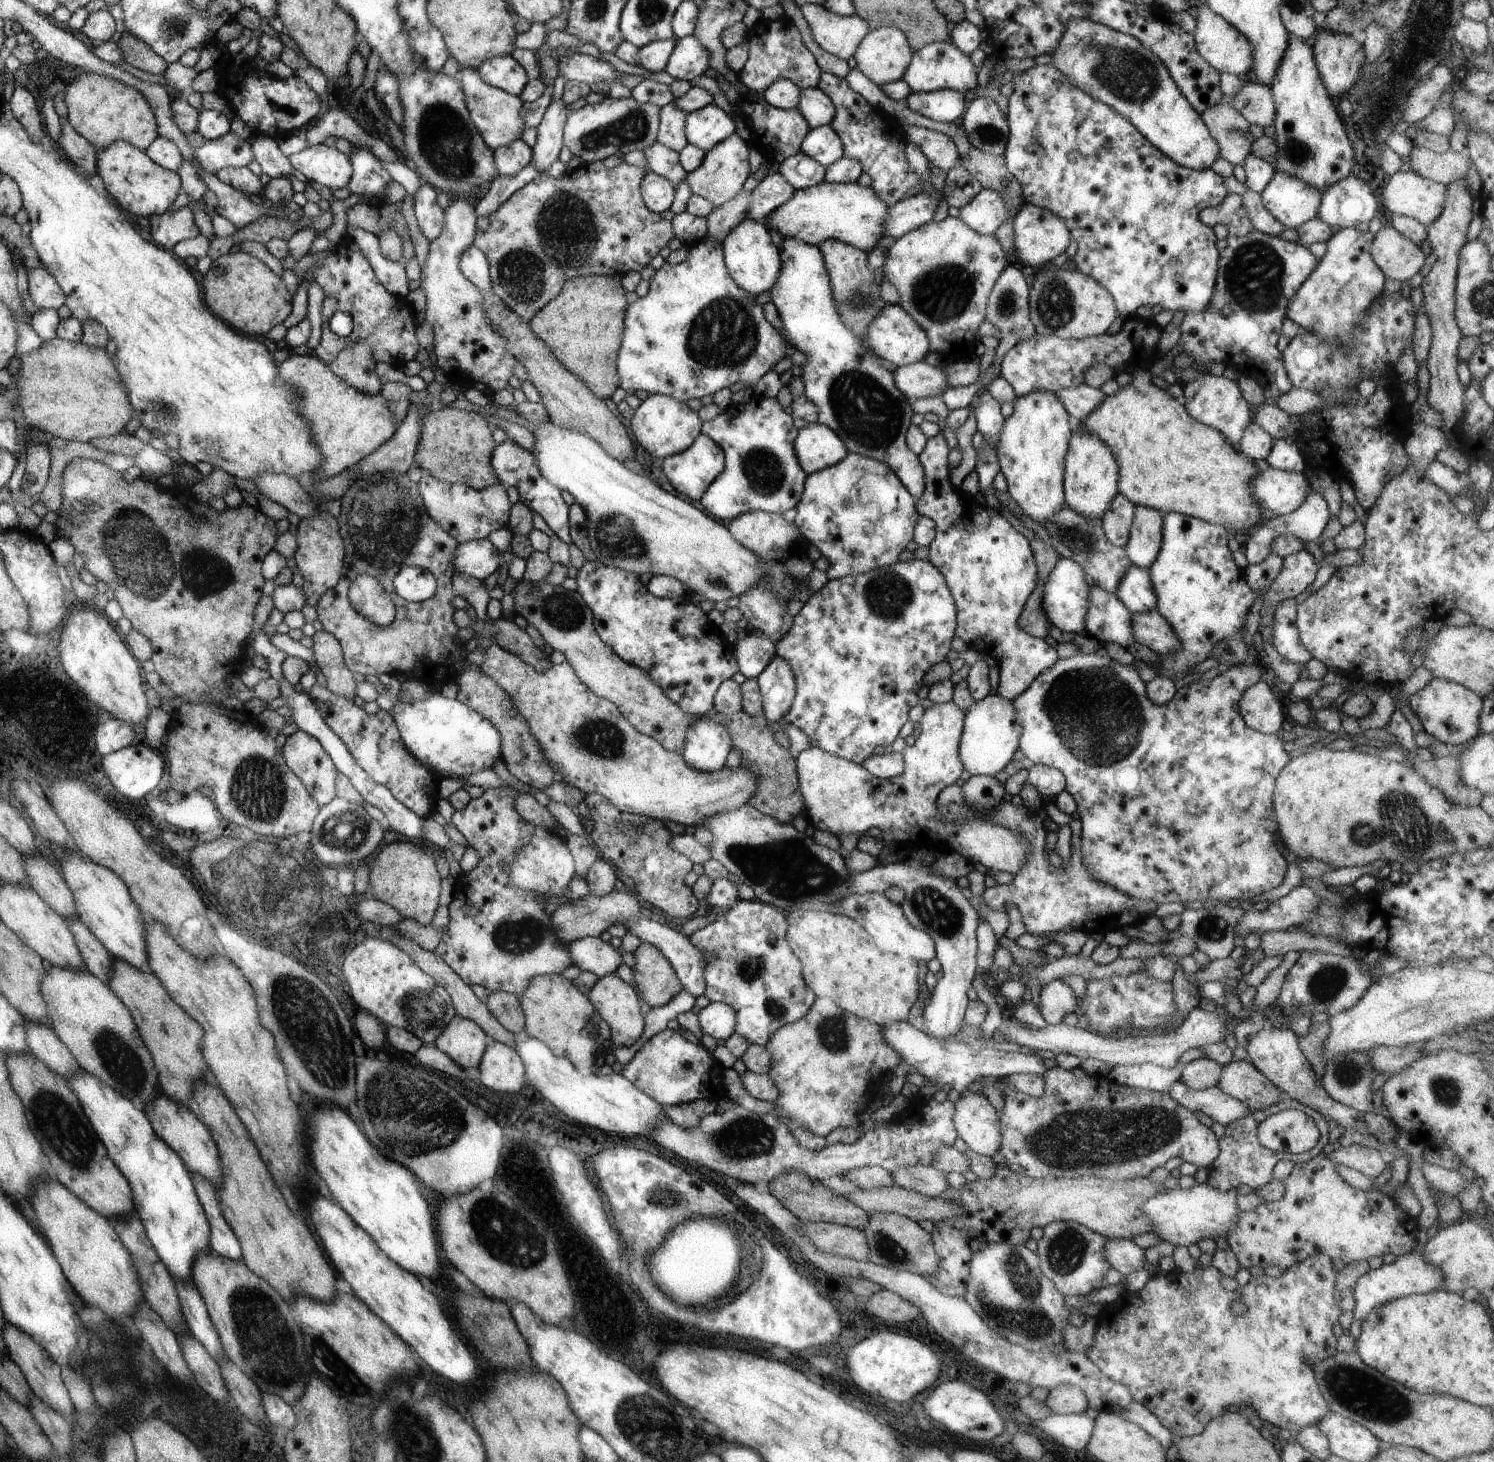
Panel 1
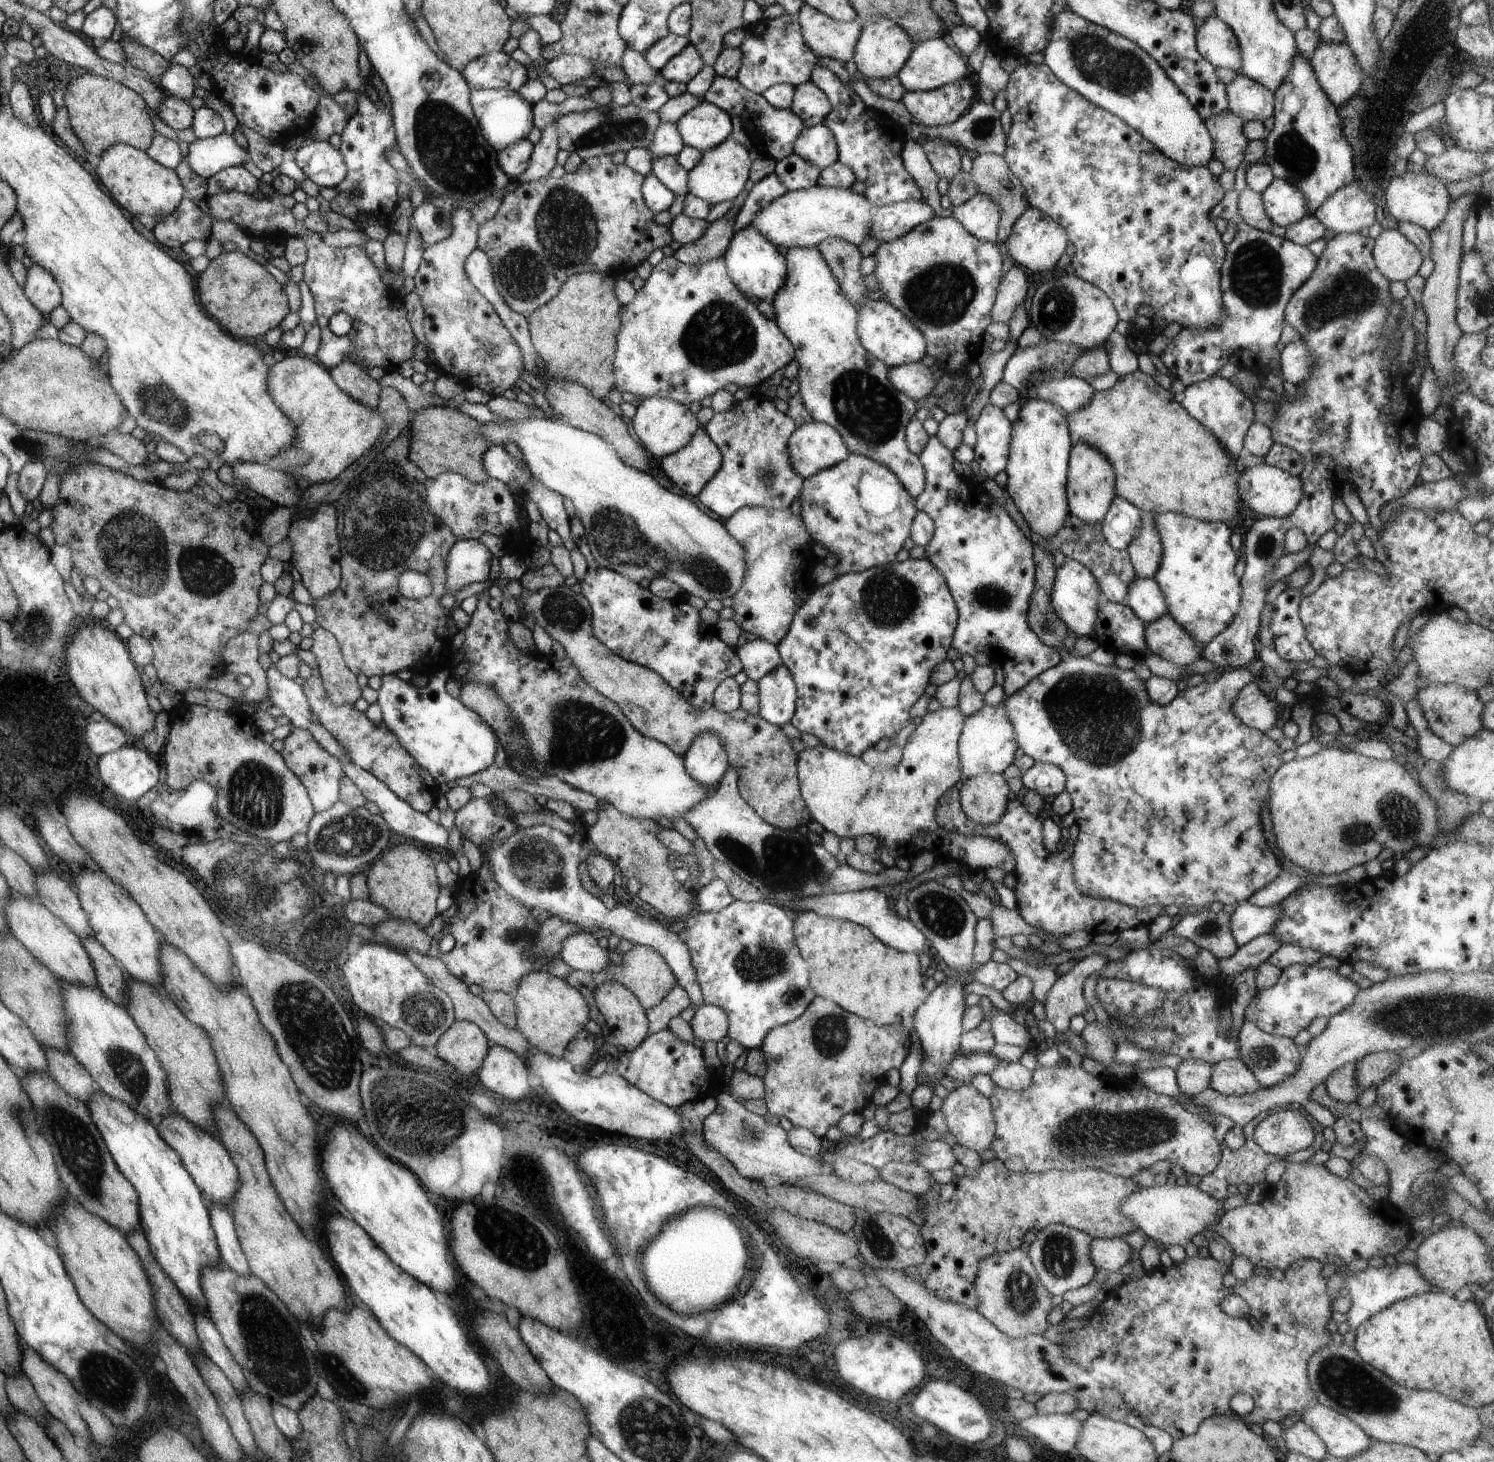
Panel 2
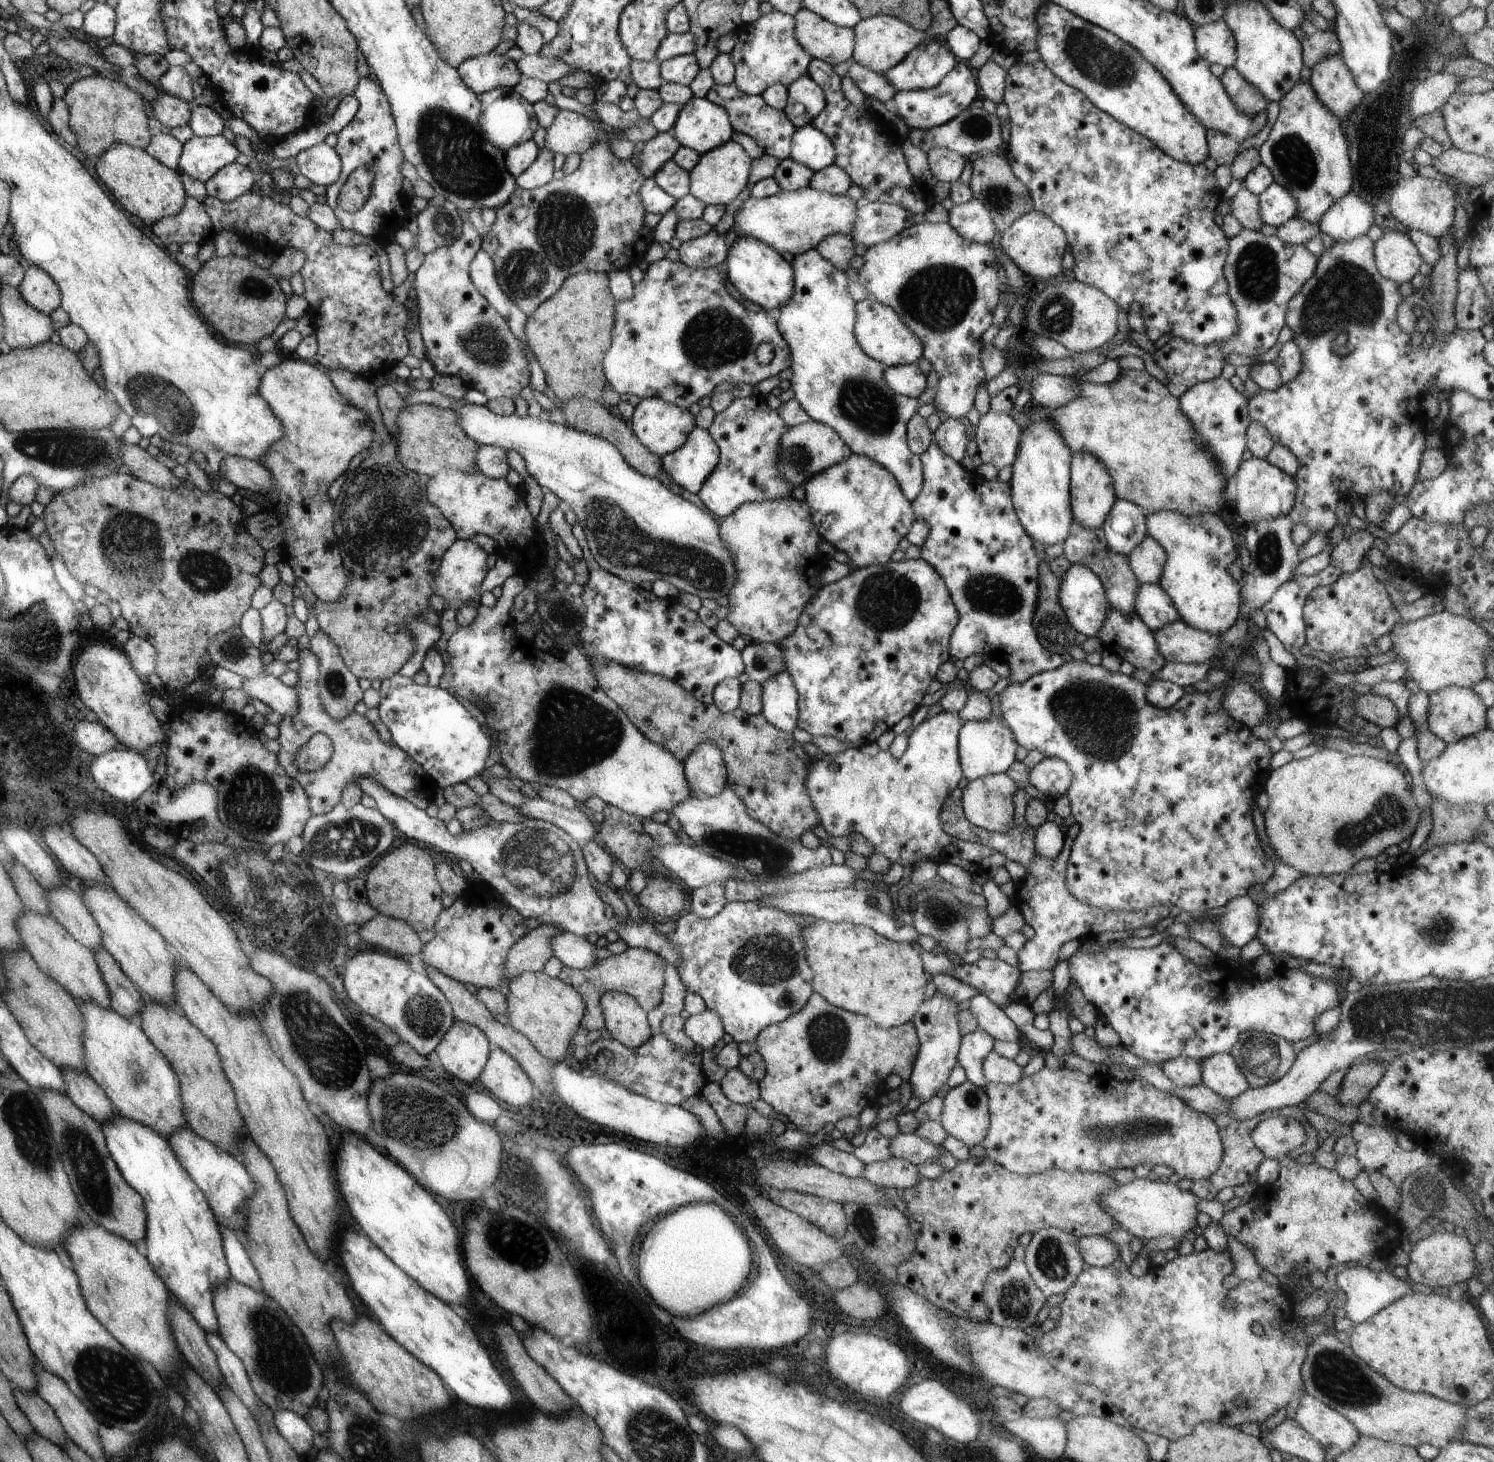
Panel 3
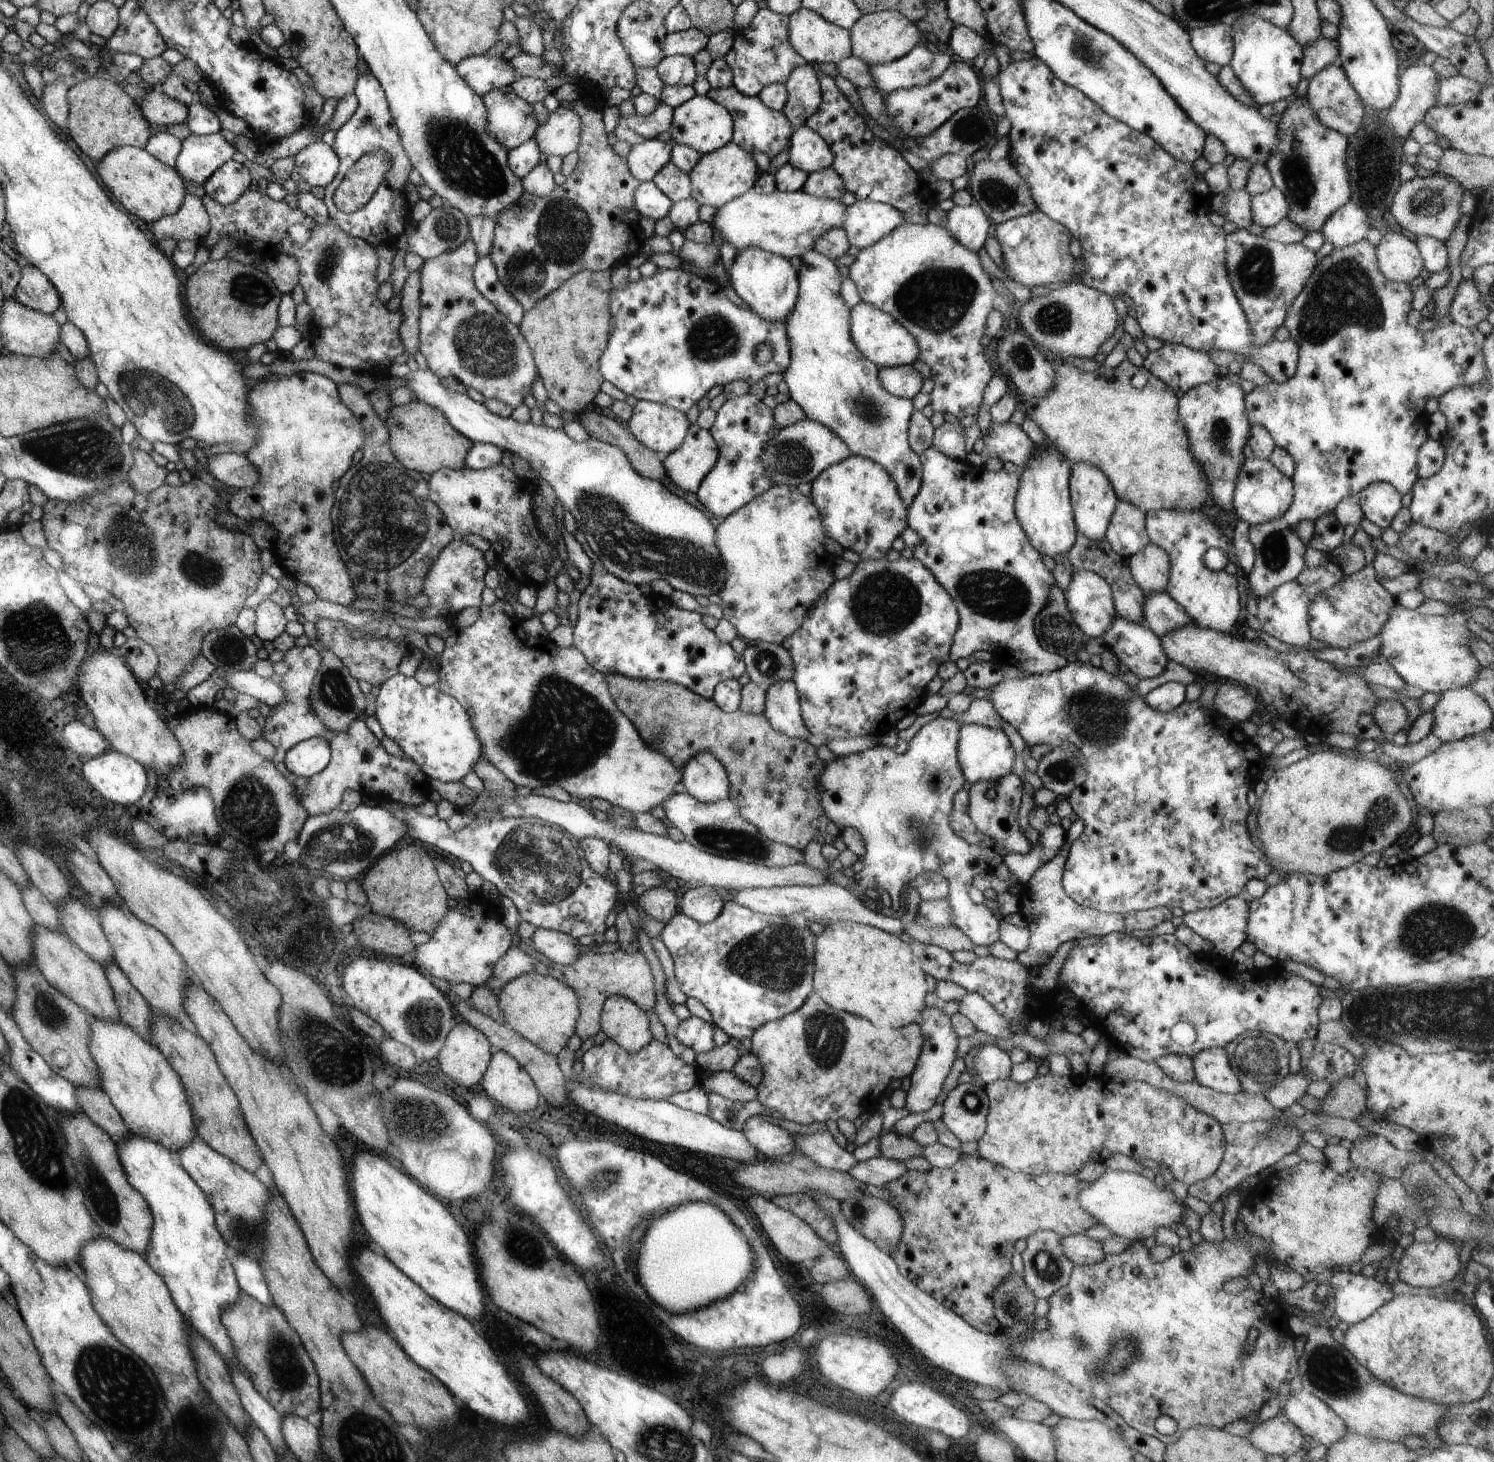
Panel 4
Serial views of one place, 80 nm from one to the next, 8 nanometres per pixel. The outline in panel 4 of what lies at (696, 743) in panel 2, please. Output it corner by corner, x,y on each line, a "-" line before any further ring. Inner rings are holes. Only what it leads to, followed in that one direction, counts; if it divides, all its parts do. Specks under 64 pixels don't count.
704,751
696,754
682,768
681,789
699,801
713,803
730,796
730,779
727,769
714,753

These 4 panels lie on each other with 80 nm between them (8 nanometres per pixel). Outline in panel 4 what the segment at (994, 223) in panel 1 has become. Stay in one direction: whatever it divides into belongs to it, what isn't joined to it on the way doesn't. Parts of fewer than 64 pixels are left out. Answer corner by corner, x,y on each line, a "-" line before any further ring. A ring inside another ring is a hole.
976,201
965,207
954,205
947,215
946,228
950,234
961,245
977,253
986,244
988,237
994,234
994,224

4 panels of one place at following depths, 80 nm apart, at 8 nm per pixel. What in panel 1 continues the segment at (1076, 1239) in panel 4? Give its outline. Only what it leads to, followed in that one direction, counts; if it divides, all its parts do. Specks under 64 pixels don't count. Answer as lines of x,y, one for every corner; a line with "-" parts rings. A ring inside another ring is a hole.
1108,1239
1104,1249
1106,1260
1124,1277
1144,1269
1145,1249
1136,1245
1132,1239

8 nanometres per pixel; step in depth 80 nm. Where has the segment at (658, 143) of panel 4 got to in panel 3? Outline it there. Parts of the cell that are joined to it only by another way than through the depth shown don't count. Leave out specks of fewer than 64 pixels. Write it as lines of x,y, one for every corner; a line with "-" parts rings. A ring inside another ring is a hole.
672,129
659,132
654,138
647,140
636,164
641,176
652,177
675,156
680,147
679,139

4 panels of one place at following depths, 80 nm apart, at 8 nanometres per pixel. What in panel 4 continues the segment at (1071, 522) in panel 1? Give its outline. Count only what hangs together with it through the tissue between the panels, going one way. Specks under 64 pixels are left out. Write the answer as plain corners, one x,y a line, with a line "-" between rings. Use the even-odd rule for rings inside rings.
1078,532
1074,544
1067,552
1067,558
1073,569
1084,569
1099,574
1110,585
1117,616
1133,620
1134,622
1142,622
1142,609
1146,593
1133,579
1133,574
1129,567
1129,559
1125,559
1120,554
1115,553
1106,538
1095,541

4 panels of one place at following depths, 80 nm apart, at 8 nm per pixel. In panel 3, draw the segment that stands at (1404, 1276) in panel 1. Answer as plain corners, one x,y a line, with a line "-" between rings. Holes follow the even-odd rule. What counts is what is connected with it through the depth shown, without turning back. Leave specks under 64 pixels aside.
1353,1267
1340,1271
1336,1278
1337,1286
1344,1291
1347,1300
1341,1303
1346,1317
1352,1320
1354,1326
1372,1318
1373,1314
1380,1312
1384,1307
1412,1293
1410,1282
1402,1280
1392,1273
1389,1267
1386,1270
1375,1271
1369,1267

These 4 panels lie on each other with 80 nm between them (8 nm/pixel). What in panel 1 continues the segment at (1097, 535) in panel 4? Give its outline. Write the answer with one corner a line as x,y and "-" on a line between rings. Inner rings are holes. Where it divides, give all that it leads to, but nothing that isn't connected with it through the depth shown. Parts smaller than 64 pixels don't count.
1074,425
1066,460
1064,460
1064,488
1065,504
1086,518
1102,518
1119,494
1118,464
1112,456
1112,450
1094,434
1088,434

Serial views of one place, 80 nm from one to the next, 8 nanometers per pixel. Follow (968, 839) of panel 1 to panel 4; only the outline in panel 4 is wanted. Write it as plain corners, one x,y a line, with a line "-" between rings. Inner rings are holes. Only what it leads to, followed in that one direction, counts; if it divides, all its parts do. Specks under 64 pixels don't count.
937,717
932,720
930,723
922,726
920,730
915,734
915,736
908,741
908,748
906,752
902,754
898,754
894,749
886,747
884,745
876,745
871,749
866,749
865,751
861,751
859,753
853,753
850,755
845,755
842,757
837,757
835,760
832,760
830,764
826,764
820,778
817,778
817,787
819,790
820,804
822,805
823,811
827,815
830,821
836,825
836,828
839,828
840,834
844,829
854,829
857,830
858,833
861,834
861,837
865,842
866,852
864,856
860,859
865,864
865,867
862,871
855,874
856,882
864,888
882,888
888,892
888,894
900,894
900,890
902,887
909,887
908,884
921,872
924,870
934,870
943,876
945,876
950,883
949,887
949,902
951,904
951,911
953,912
953,919
955,922
955,926
962,930
970,940
974,942
974,944
982,944
982,945
990,945
994,941
999,939
999,919
988,909
986,906
979,906
974,903
968,894
968,885
972,883
972,879
976,874
980,874
980,872
986,873
994,873
996,866
1003,862
1003,856
999,852
996,852
994,849
985,847
984,845
973,845
969,842
966,842
963,838
960,838
949,825
949,816
953,809
953,798
954,795
962,789
964,786
964,775
962,774
959,760
957,759
957,744
959,739
959,730
961,729
961,723
956,719
946,719
942,717
-
938,772
948,772
950,776
952,776
952,784
948,786
948,788
944,788
944,790
936,790
932,784
930,784
930,778
934,776
934,774
938,774

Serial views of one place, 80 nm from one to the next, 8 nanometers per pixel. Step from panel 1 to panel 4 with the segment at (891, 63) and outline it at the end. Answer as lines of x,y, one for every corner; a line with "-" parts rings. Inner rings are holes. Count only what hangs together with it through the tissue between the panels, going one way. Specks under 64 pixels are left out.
880,11
862,15
849,30
851,51
869,65
891,63
908,54
923,38
921,28
896,11

